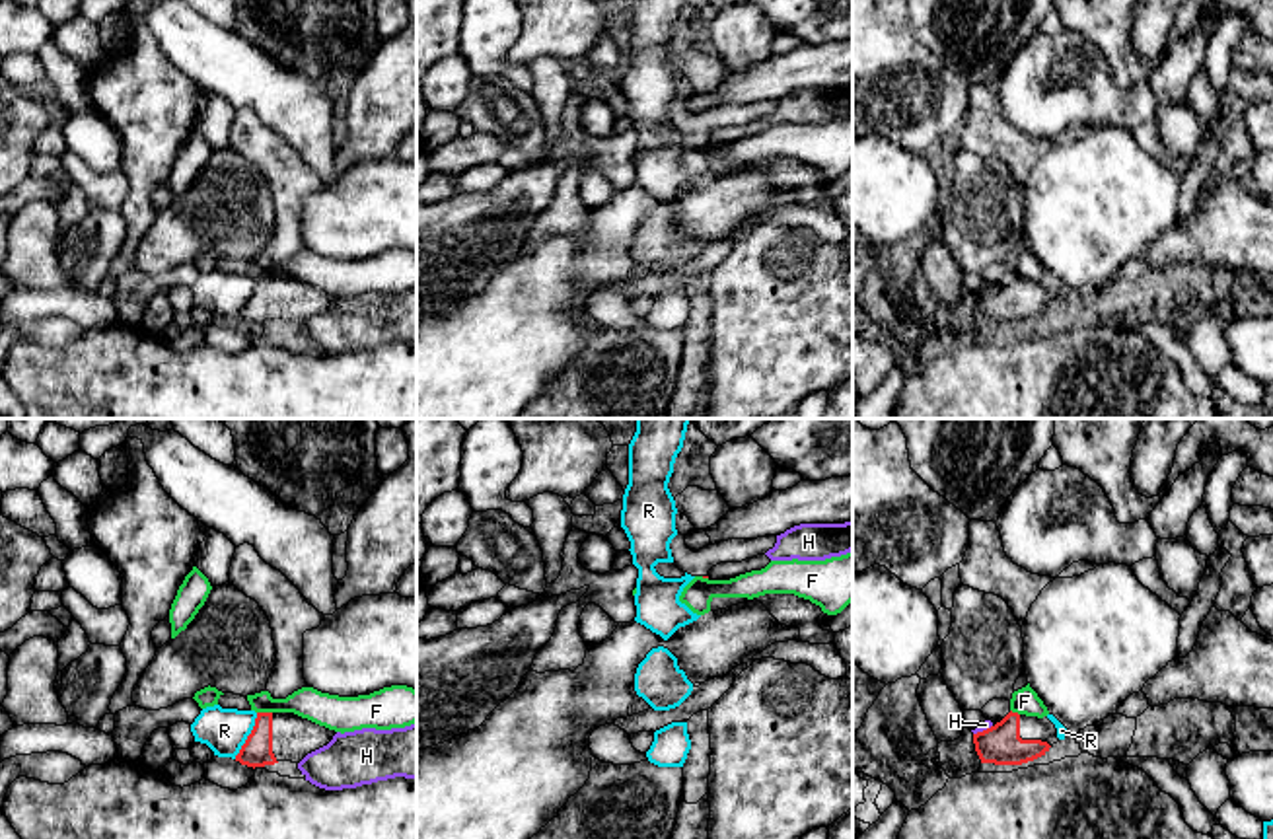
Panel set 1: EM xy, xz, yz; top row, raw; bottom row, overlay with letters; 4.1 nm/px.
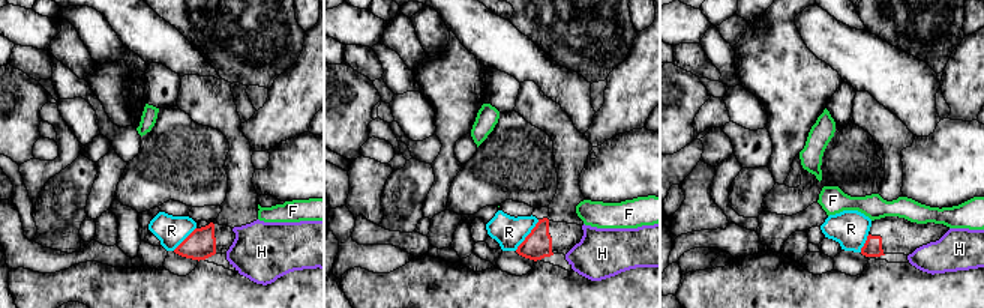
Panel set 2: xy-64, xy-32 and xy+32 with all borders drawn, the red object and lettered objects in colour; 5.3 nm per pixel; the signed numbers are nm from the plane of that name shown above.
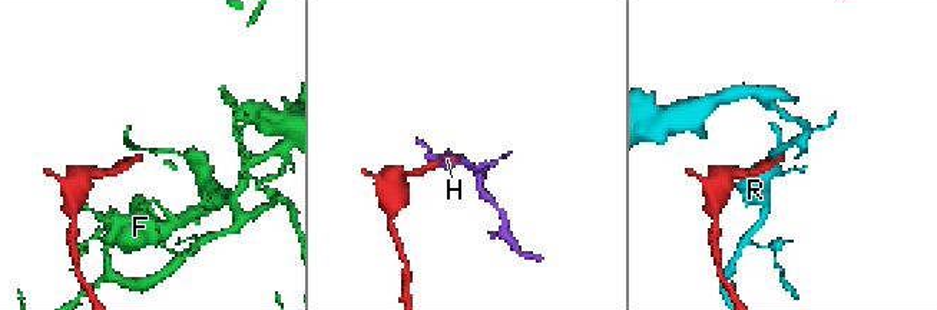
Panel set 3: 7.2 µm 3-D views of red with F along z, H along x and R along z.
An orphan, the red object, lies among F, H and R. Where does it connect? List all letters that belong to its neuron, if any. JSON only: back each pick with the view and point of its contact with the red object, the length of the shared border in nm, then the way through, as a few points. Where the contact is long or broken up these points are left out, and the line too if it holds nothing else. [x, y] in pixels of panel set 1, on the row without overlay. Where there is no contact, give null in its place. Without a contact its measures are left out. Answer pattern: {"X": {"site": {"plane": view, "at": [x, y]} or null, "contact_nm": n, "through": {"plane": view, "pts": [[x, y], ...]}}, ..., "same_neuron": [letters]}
{"same_neuron": []}

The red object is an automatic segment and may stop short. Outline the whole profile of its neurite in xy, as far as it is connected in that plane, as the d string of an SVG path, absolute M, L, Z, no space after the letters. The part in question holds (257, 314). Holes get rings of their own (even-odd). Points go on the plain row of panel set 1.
M257 276L236 325L253 333L278 325L300 327L308 317L327 310L335 298L294 276Z

